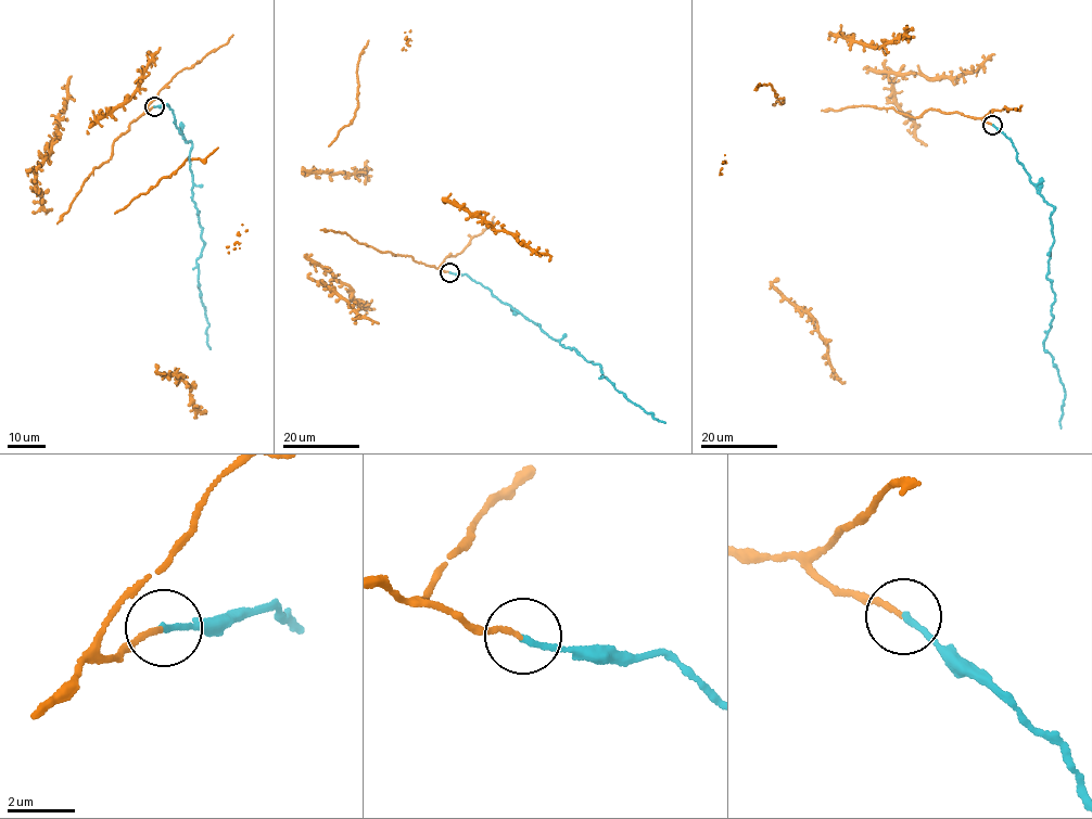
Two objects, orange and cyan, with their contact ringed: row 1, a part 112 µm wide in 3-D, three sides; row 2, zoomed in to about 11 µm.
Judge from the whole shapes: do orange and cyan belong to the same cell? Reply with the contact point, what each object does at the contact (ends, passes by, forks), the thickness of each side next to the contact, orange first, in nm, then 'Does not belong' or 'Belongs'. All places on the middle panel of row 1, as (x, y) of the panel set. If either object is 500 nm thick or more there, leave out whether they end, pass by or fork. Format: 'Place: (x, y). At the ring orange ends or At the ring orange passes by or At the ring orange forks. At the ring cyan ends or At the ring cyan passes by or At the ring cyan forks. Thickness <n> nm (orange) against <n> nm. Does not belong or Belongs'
Place: (449, 272). At the ring orange ends. At the ring cyan ends. Thickness 150 nm (orange) against 180 nm. Belongs

